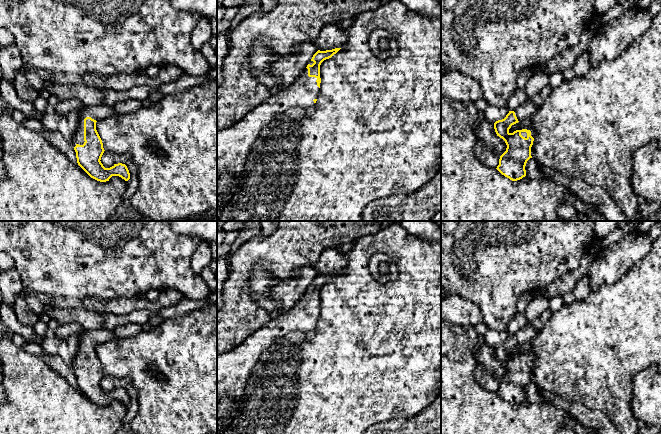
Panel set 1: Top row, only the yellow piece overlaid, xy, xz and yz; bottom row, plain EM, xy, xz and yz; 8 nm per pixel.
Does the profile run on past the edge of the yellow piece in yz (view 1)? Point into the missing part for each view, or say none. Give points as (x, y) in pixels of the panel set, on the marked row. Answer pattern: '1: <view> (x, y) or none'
1: yz (524, 111)

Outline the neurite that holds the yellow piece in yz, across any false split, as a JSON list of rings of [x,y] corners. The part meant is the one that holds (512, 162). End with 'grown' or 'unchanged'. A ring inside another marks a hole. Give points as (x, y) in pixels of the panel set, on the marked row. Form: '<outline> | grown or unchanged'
[[[528,99],[519,105],[514,111],[509,111],[506,117],[494,123],[494,129],[506,145],[506,151],[500,156],[497,170],[512,181],[517,181],[526,176],[525,166],[532,158],[531,147],[533,145],[535,131],[527,129],[509,132],[512,125],[529,119],[538,108]]] | grown

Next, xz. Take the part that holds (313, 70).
[[[341,48],[326,51],[318,50],[313,55],[303,73],[296,78],[289,87],[272,91],[271,96],[266,101],[251,110],[237,124],[229,128],[217,130],[217,220],[223,209],[236,193],[247,157],[261,130],[268,125],[277,114],[283,113],[289,108],[311,107],[316,103],[320,93],[320,65],[340,49]]] | grown

